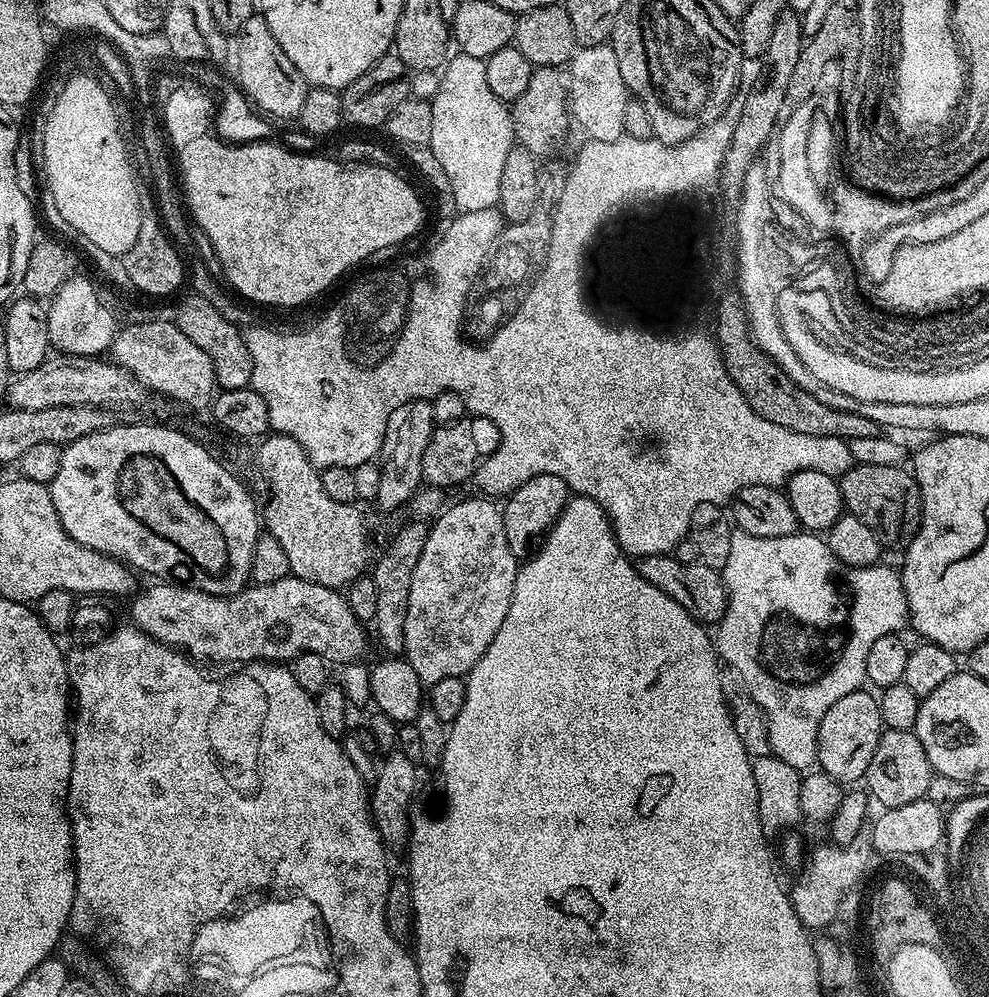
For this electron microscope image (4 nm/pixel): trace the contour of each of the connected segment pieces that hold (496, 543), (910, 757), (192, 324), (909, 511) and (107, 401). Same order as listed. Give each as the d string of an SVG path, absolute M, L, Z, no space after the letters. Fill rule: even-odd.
M479 498L480 500L460 500L457 504L449 503L431 521L426 546L422 546L422 558L418 558L418 566L414 566L414 578L410 582L410 606L406 606L406 626L404 627L404 651L403 655L414 666L414 674L418 674L420 683L431 686L434 682L442 682L442 678L464 678L471 672L478 658L486 654L486 646L494 642L494 634L506 622L506 610L510 610L510 602L514 598L514 582L518 571L518 558L510 550L510 542L506 542L506 526L504 525L504 513L499 507L496 508L491 499Z
M889 728L881 731L878 746L874 746L874 758L870 758L866 773L866 788L871 799L880 803L881 809L897 808L906 806L906 802L925 799L933 775L930 758L926 758L926 750L922 750L922 742L915 731Z
M188 294L176 308L174 323L178 330L182 330L182 334L186 334L186 338L190 338L190 342L194 342L194 346L200 347L209 356L210 362L214 362L216 382L221 389L238 390L251 385L254 362L250 358L250 350L246 350L243 331L222 318L222 314L218 314L218 310L214 310L214 306L206 302L206 298Z
M853 463L840 477L840 493L844 507L858 522L866 522L885 549L903 549L920 528L920 488L916 477L907 467L866 466Z
M63 354L53 355L44 361L37 369L30 370L24 375L17 375L8 385L7 403L18 410L50 410L50 406L82 406L89 404L95 408L132 408L144 400L146 389L126 369L121 368L115 362L109 362L104 358L91 356L66 356Z

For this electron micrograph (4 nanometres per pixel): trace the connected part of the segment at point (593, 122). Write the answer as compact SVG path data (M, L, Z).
M611 43L598 46L577 47L566 65L566 87L571 119L590 140L616 140L625 135L626 102L630 93L618 70L618 54Z

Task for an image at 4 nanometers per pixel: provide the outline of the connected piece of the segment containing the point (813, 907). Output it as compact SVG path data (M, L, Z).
M825 842L818 845L812 853L808 852L802 864L804 877L790 888L792 905L801 925L809 930L827 929L831 919L841 915L840 903L847 898L848 891L863 878L873 856L873 852L864 852L864 844L860 844L860 848L850 848L846 844Z

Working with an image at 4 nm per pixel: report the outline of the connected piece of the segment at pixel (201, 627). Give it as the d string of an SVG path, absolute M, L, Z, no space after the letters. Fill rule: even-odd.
M289 574L278 582L270 582L269 585L260 585L253 583L251 586L244 589L244 591L237 594L237 596L211 596L197 588L189 588L182 584L174 584L171 582L152 582L148 589L137 591L131 597L132 603L132 620L131 623L139 628L141 632L147 636L154 637L158 642L167 644L169 648L175 648L184 653L185 656L191 658L193 661L199 660L213 660L216 664L238 664L234 666L247 666L253 662L288 662L293 658L299 656L301 652L313 652L316 655L324 657L328 662L337 660L337 665L343 666L361 659L364 647L368 644L368 636L364 633L365 625L354 618L354 610L350 610L347 599L337 589L327 588L326 586L318 586L314 582L306 582L299 580L297 576Z

